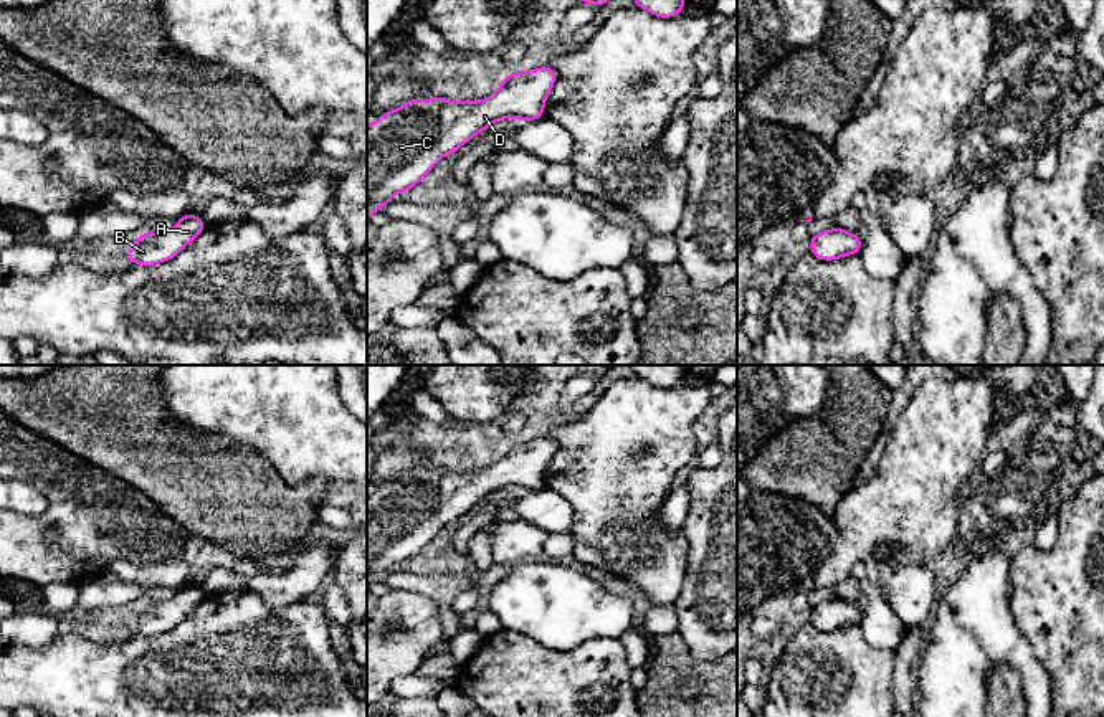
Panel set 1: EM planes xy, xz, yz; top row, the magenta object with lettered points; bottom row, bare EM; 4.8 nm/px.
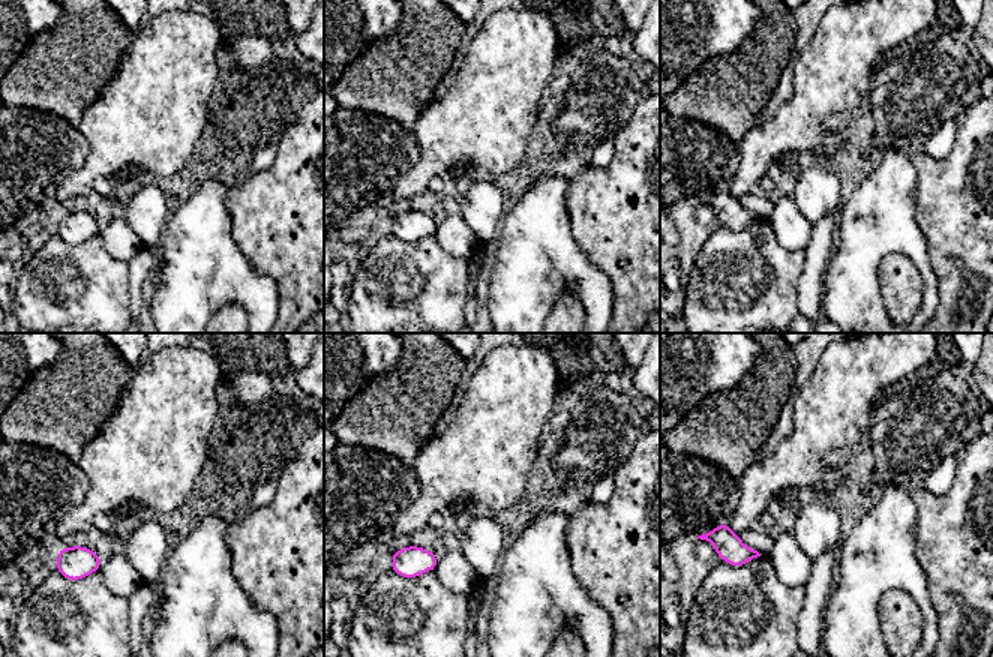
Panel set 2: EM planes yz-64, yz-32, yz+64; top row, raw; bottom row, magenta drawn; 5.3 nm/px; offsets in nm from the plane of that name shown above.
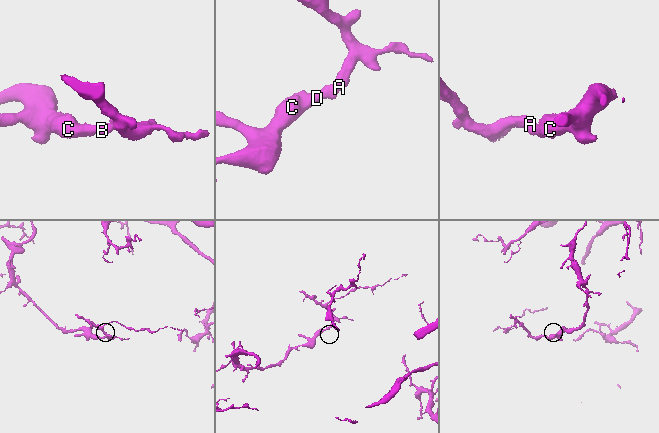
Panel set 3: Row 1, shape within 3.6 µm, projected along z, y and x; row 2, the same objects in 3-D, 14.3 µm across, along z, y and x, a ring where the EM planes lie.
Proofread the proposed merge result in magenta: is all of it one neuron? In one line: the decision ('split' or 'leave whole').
leave whole

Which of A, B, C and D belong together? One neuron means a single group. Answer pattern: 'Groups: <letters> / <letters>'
Groups: A B C D

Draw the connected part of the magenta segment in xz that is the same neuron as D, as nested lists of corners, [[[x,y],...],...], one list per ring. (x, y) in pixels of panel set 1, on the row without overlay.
[[[545,434],[535,439],[506,444],[501,456],[489,468],[481,471],[456,472],[438,466],[431,469],[408,469],[403,476],[387,481],[375,492],[367,496],[367,588],[390,573],[393,565],[403,563],[420,553],[445,525],[456,522],[494,492],[507,487],[519,491],[544,487],[545,471],[555,449],[554,439]]]

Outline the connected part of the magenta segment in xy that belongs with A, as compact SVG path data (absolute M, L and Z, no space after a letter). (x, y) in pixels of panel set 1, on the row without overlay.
M182 585L177 593L162 603L145 601L136 608L134 616L124 624L124 631L154 636L175 628L203 600L205 591L198 585Z

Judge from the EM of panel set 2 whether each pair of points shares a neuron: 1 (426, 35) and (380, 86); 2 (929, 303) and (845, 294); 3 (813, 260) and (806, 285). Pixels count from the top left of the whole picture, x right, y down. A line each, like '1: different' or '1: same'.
1: same
2: same
3: same

